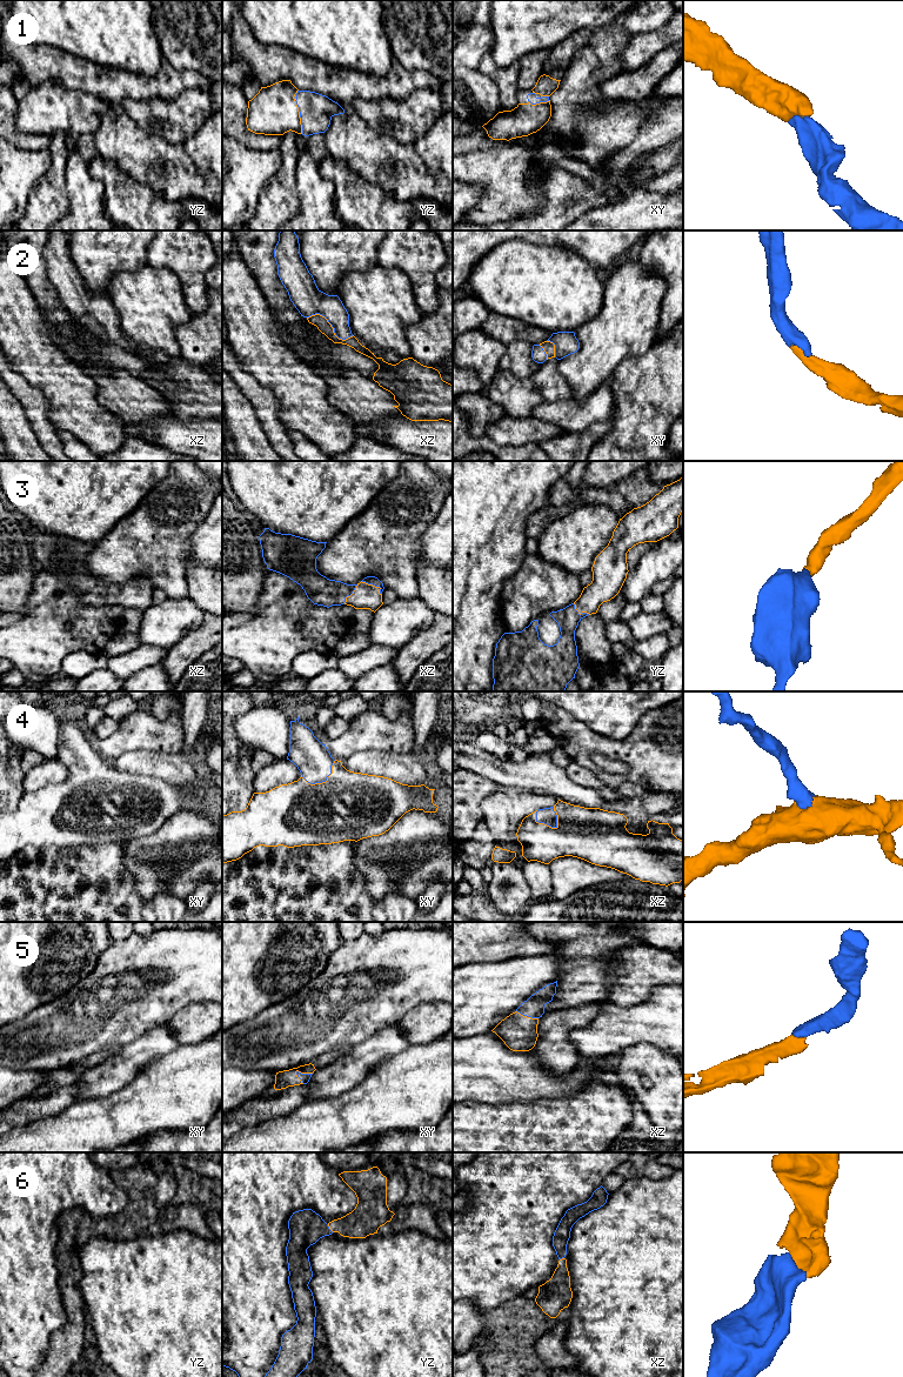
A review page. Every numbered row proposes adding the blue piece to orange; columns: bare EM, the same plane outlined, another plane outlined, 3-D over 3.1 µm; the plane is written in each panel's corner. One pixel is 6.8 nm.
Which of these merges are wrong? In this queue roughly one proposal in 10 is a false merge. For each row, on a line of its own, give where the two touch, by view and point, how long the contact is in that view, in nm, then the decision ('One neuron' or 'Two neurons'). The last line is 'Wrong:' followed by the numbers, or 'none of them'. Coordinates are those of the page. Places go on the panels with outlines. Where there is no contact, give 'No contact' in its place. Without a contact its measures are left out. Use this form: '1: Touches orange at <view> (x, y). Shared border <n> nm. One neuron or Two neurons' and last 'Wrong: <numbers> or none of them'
1: Touches orange at yz (299, 117). Shared border 240 nm. One neuron
2: Touches orange at xz (330, 326). Shared border 340 nm. One neuron
3: Touches orange at xz (374, 586). Shared border 170 nm. One neuron
4: Touches orange at xz (543, 823). Shared border 190 nm. One neuron
5: Touches orange at xy (303, 1073). Shared border 130 nm. One neuron
6: Touches orange at yz (329, 1228). Shared border 70 nm. One neuron
Wrong: none of them

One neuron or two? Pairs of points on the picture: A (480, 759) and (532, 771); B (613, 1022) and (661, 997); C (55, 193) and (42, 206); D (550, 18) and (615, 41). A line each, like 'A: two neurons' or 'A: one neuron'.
A: one neuron
B: one neuron
C: one neuron
D: two neurons

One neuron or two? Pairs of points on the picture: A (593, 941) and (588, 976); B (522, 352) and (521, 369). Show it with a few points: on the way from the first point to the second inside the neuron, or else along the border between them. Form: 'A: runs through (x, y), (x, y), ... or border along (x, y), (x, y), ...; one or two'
A: runs through (588, 949), (588, 968); one
B: runs through (521, 356), (521, 365); one

